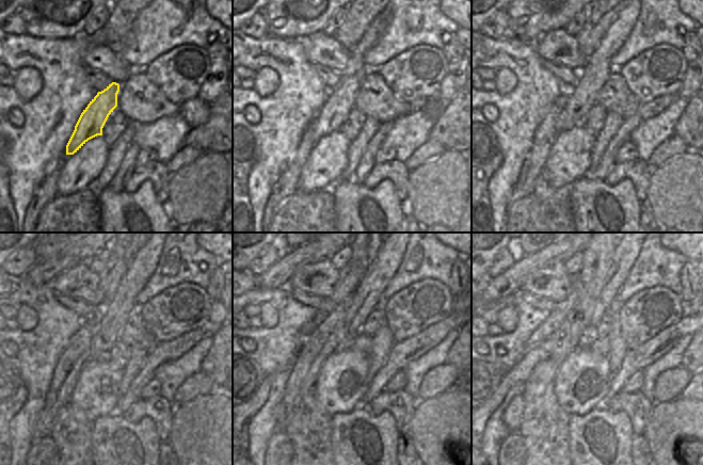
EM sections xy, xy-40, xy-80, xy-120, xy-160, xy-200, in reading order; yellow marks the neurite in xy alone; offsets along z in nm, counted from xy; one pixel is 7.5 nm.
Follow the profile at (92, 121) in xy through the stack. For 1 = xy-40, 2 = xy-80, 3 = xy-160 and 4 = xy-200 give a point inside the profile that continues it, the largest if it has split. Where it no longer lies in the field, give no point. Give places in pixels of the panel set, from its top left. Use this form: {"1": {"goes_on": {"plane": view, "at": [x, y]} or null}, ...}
{"1": {"goes_on": {"plane": "xy-40", "at": [331, 117]}}, "2": {"goes_on": {"plane": "xy-80", "at": [580, 98]}}, "3": {"goes_on": {"plane": "xy-160", "at": [366, 298]}}, "4": {"goes_on": {"plane": "xy-200", "at": [625, 254]}}}

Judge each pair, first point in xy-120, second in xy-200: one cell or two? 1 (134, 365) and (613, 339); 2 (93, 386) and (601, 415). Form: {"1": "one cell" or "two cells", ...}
{"1": "one cell", "2": "two cells"}

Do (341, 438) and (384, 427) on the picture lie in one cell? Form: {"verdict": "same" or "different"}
{"verdict": "same"}

